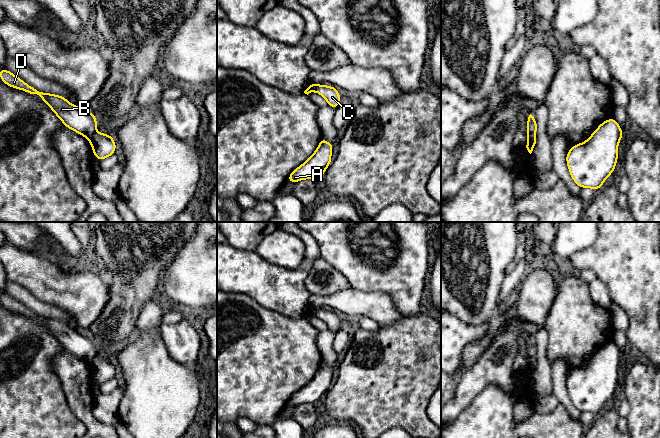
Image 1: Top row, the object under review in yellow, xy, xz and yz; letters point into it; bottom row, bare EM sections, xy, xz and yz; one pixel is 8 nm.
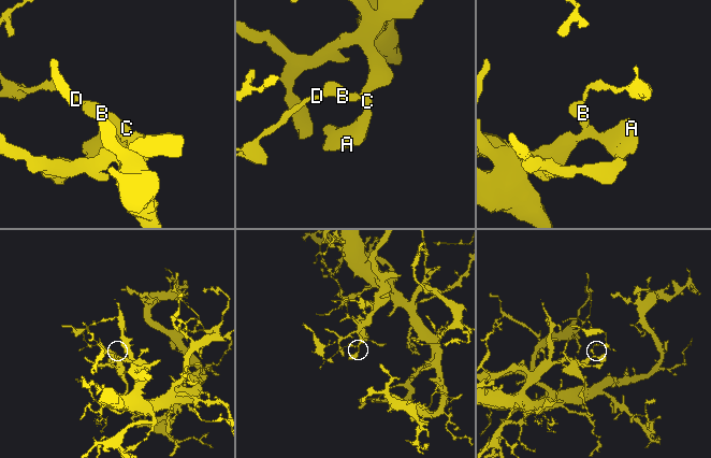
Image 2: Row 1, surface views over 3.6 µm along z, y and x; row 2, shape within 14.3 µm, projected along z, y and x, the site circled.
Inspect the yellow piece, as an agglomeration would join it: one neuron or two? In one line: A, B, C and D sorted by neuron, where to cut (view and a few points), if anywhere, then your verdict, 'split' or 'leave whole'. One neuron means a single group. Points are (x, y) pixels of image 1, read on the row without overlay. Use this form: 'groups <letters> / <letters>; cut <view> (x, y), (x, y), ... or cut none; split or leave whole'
groups A C / B D; cut xy (96, 356), (89, 364); split

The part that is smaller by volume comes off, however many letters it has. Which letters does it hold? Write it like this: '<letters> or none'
B, D

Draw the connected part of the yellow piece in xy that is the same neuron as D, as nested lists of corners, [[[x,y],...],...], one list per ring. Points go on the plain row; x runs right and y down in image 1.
[[[0,293],[0,302],[4,308],[12,312],[23,314],[31,319],[38,318],[43,323],[43,326],[63,346],[65,351],[84,360],[88,364],[96,357],[98,349],[93,337],[71,328],[60,319],[38,315],[7,293]]]

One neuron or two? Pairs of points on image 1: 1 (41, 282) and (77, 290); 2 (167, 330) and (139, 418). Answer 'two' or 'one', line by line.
1: one
2: two

